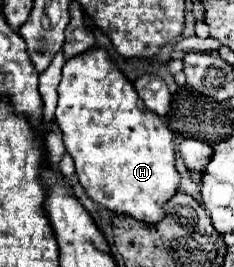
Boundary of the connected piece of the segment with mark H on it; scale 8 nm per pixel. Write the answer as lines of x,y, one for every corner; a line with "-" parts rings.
87,50
81,56
65,62
55,116
63,132
65,150
73,156
79,182
93,202
105,206
115,214
131,216
147,224
157,224
159,220
163,220
163,208
167,200
175,196
181,182
179,172
175,170
173,132
167,128
161,116
145,108
145,104
135,94
133,84
115,68
105,50

